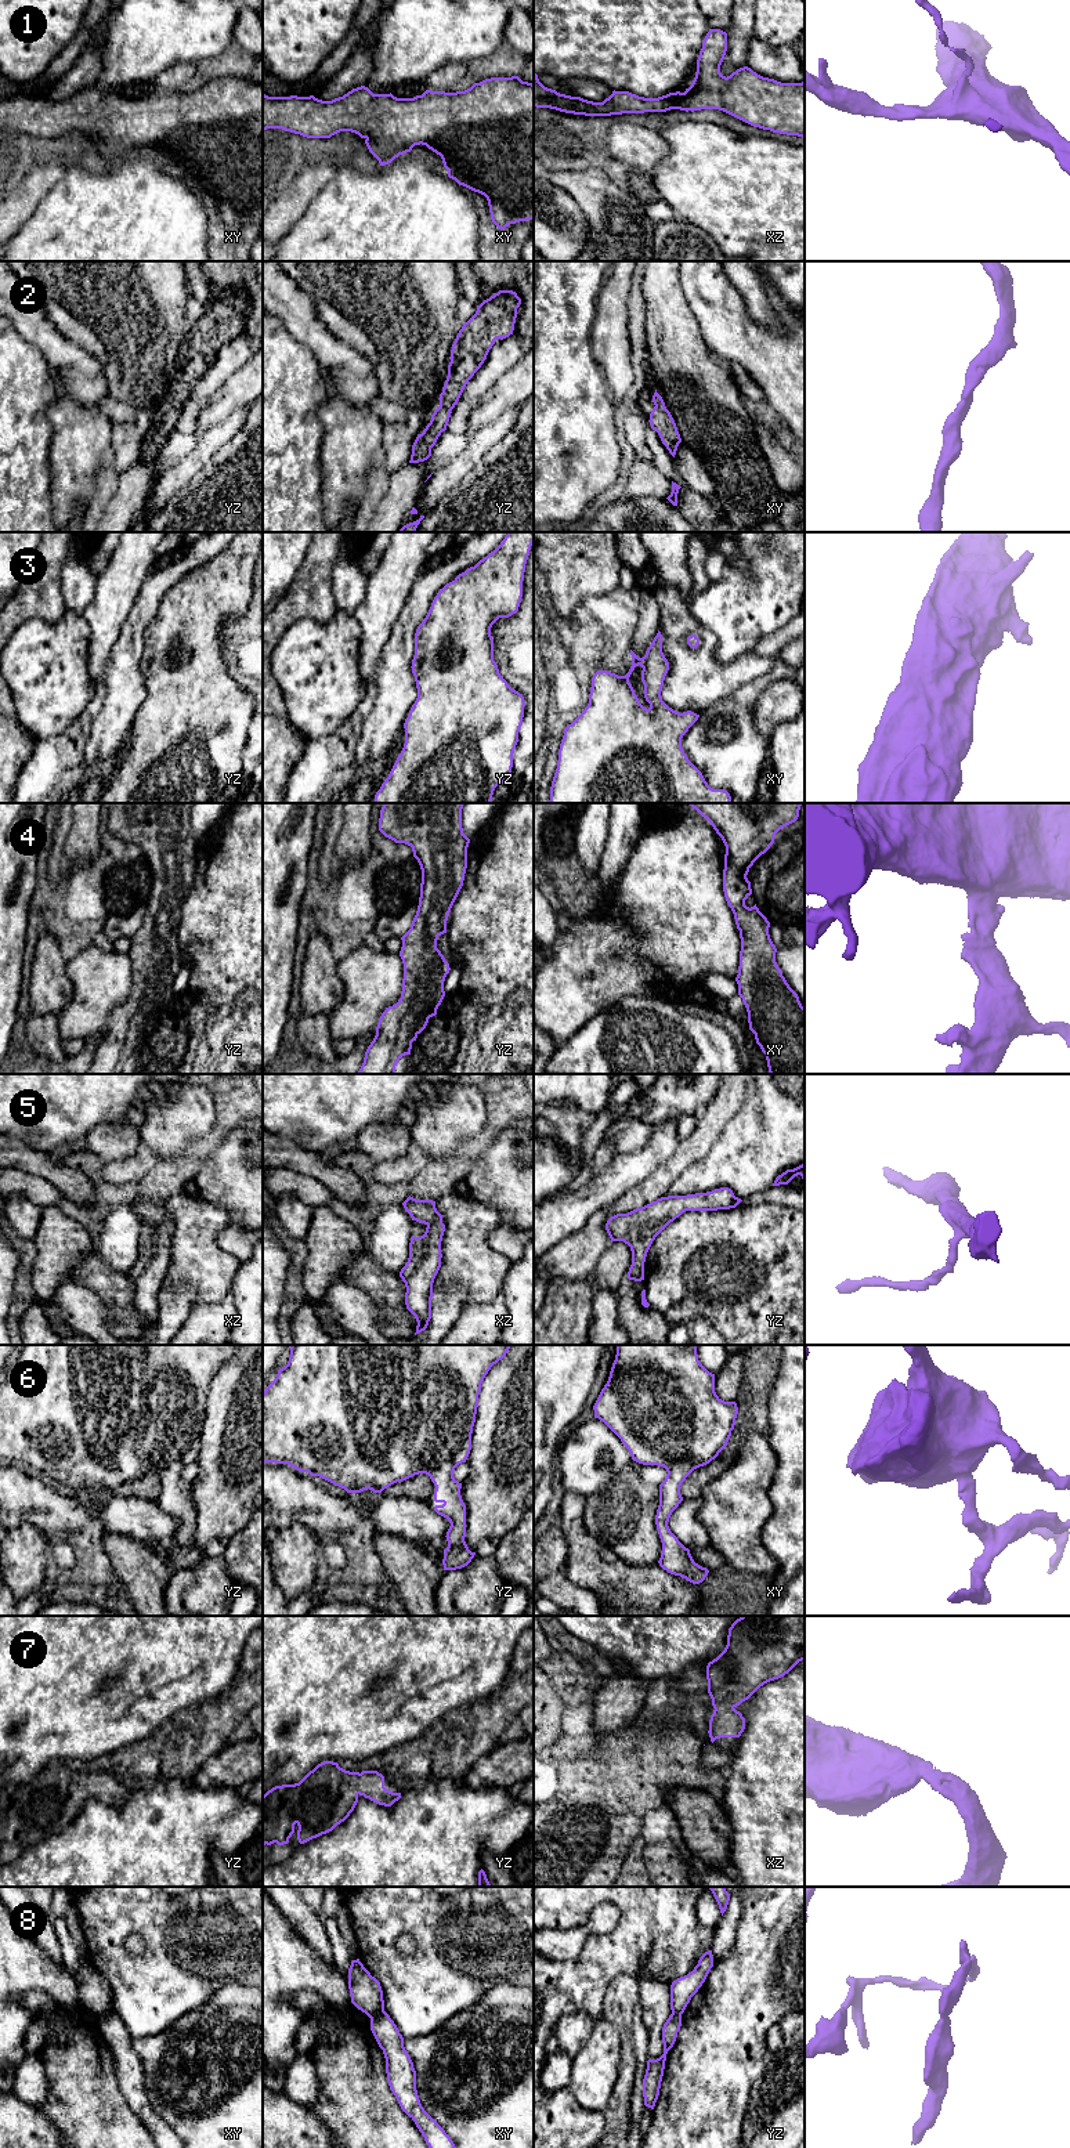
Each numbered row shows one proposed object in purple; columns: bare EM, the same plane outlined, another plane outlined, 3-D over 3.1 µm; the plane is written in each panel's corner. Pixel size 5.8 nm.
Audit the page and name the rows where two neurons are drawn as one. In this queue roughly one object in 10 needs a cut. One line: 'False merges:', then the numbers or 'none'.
False merges: 8

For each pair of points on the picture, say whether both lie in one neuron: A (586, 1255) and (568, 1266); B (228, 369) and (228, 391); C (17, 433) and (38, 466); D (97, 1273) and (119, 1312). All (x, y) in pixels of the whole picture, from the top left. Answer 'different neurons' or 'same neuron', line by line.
A: same neuron
B: different neurons
C: same neuron
D: same neuron

